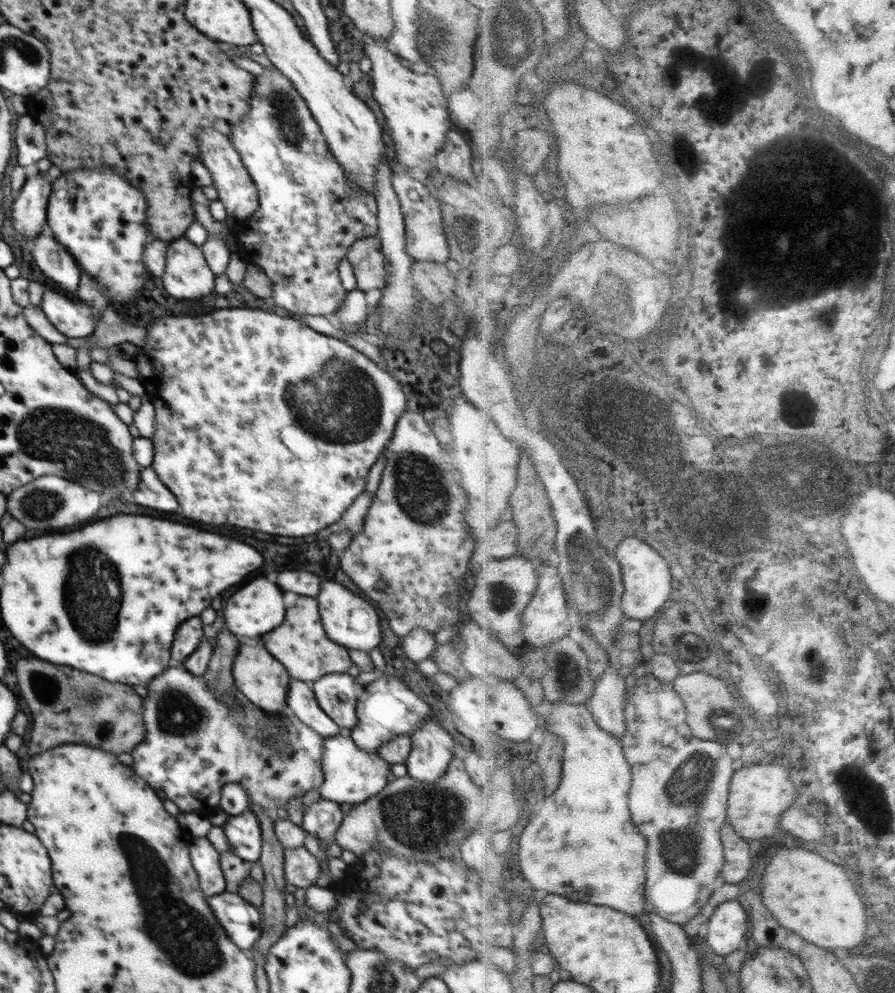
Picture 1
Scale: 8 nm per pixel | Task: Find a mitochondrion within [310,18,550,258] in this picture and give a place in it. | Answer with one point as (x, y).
(461, 226)

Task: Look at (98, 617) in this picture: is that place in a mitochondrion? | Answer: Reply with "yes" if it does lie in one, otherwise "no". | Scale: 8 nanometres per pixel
yes

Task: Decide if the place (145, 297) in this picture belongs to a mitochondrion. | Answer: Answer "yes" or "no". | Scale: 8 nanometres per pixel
no

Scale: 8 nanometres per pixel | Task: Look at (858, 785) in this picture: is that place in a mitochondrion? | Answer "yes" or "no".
yes

